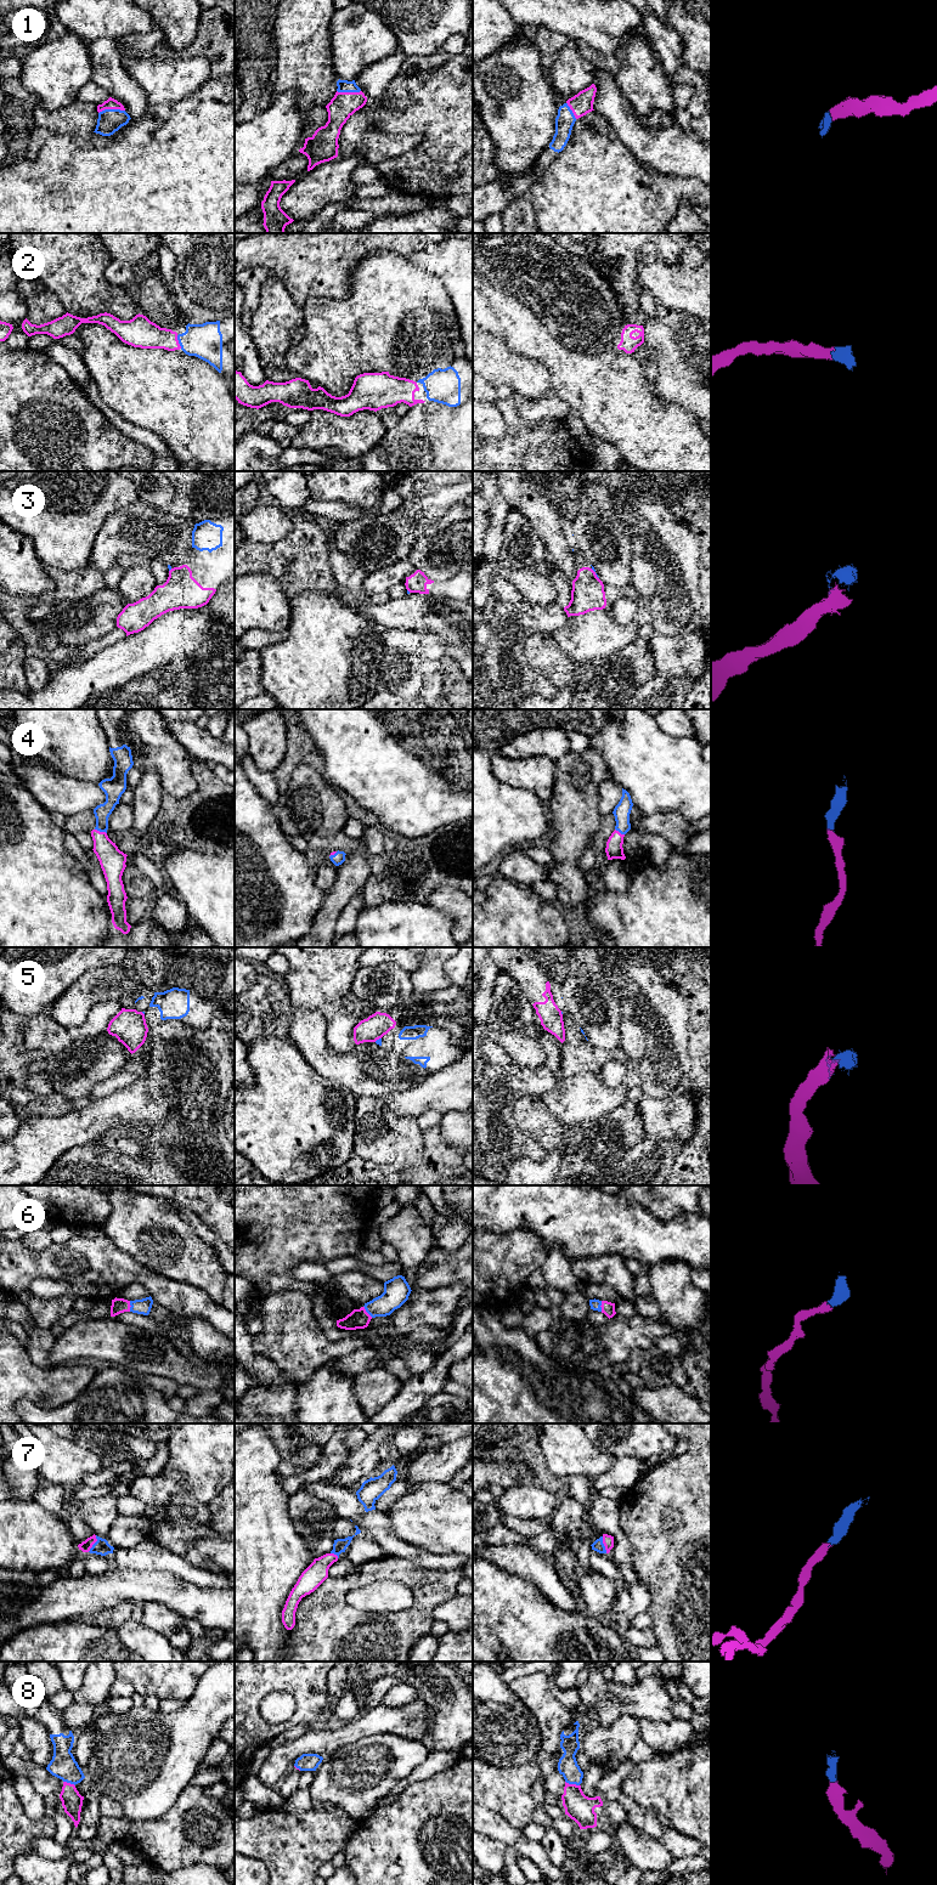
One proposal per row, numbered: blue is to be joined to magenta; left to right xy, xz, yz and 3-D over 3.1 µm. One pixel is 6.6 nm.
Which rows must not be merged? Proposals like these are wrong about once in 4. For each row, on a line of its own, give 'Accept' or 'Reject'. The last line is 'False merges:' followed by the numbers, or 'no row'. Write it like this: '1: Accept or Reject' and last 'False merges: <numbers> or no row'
1: Accept
2: Accept
3: Accept
4: Accept
5: Reject
6: Accept
7: Accept
8: Accept
False merges: 5

